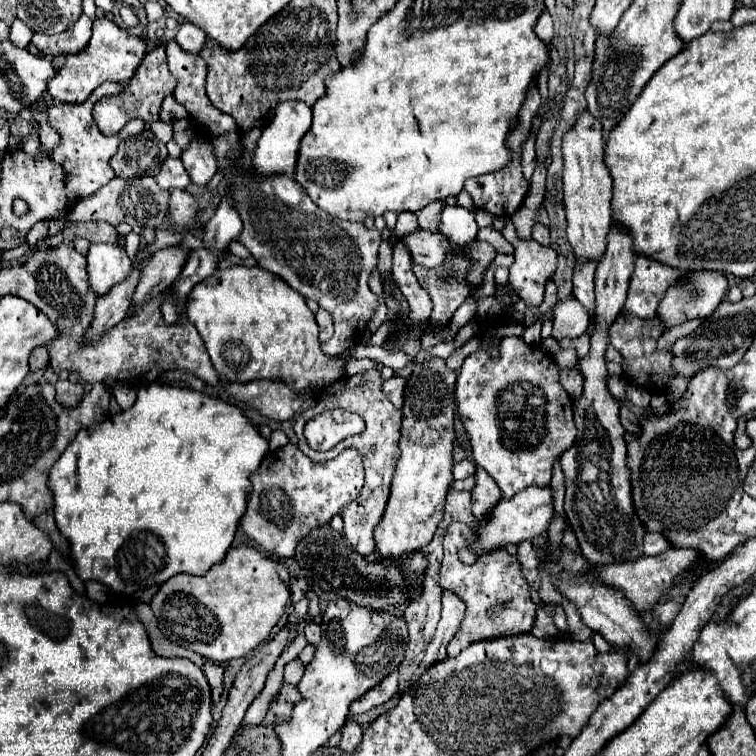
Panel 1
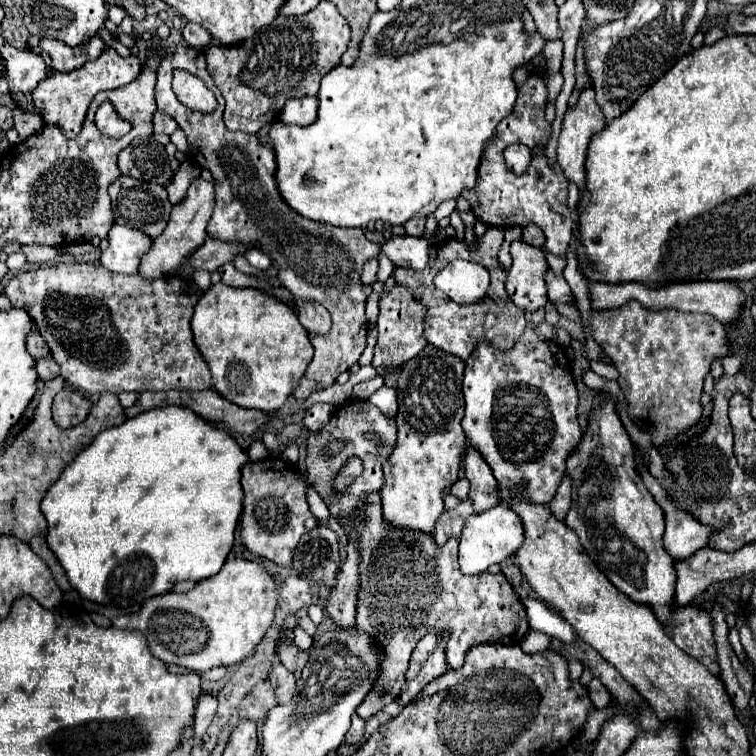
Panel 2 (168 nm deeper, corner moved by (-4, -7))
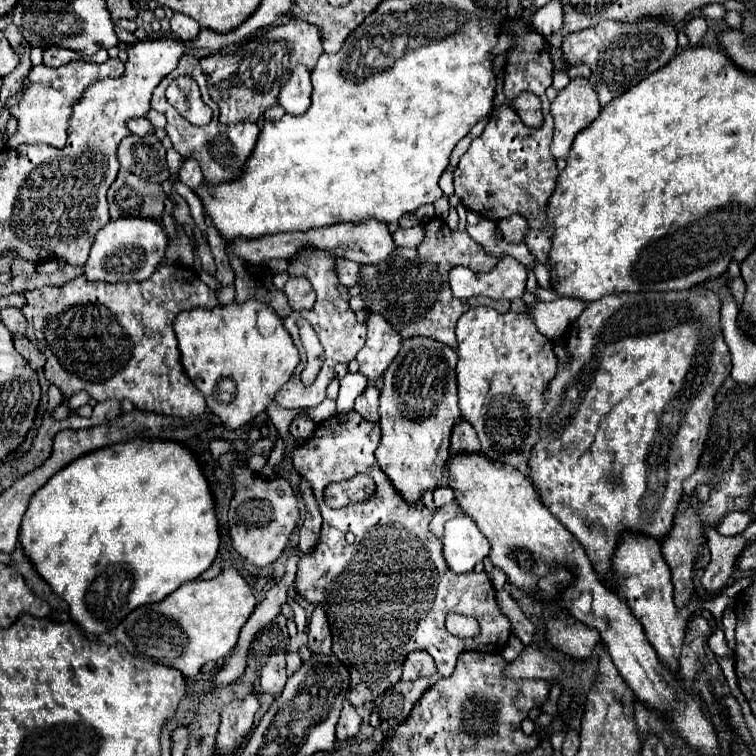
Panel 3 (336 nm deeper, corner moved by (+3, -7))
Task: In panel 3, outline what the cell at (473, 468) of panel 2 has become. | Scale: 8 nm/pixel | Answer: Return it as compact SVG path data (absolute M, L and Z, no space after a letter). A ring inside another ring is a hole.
M463 418L459 424L455 424L455 428L451 432L449 452L451 452L451 456L479 452L479 438L475 436L475 430L471 428L471 424L467 424L467 420L463 420Z

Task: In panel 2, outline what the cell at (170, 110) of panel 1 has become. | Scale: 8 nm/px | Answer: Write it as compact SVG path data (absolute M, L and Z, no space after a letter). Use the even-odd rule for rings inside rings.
M160 112L154 114L152 126L154 126L154 132L156 132L156 134L172 134L172 132L178 128L178 124L176 124L174 118L170 118L170 116L166 116L166 114L160 114Z

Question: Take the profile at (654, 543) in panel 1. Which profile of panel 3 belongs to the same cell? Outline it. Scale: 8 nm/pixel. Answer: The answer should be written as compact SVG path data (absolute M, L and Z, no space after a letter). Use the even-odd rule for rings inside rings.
M727 512L725 516L719 518L719 522L715 524L715 530L721 536L737 536L741 534L749 524L753 522L751 514L747 512Z

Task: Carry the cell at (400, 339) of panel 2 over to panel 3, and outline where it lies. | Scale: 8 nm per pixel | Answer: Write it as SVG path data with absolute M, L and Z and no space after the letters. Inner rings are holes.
M371 314L367 320L367 342L359 350L359 372L369 380L379 380L403 346L401 334L381 314Z

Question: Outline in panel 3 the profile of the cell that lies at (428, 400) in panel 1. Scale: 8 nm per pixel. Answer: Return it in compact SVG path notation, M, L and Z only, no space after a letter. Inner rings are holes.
M417 336L405 340L399 356L383 374L379 398L381 444L375 456L395 490L411 506L417 506L423 492L437 488L443 480L443 470L449 460L451 430L461 420L455 366L457 352L453 348Z

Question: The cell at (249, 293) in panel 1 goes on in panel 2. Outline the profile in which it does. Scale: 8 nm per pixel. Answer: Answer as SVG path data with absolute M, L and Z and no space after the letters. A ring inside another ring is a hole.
M218 282L206 290L192 316L196 348L212 372L212 386L240 408L276 412L294 392L312 360L308 332L292 308L256 288L232 288Z

